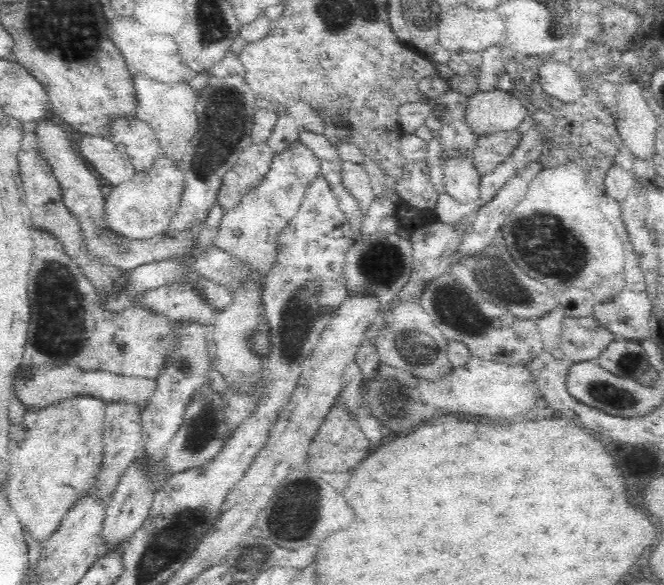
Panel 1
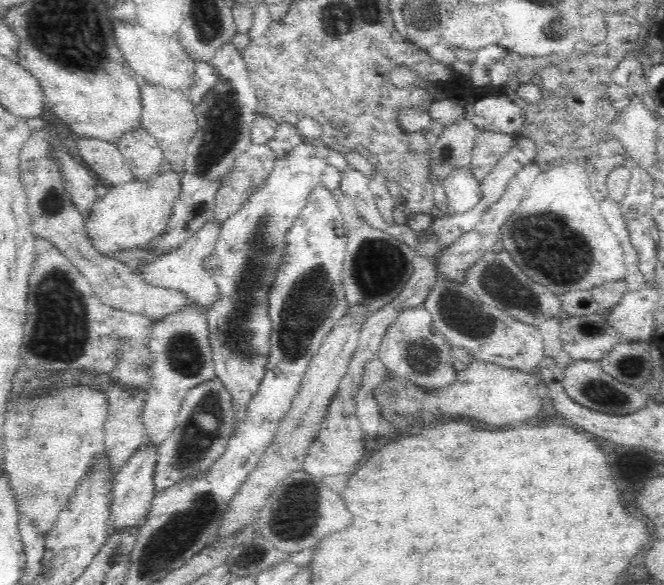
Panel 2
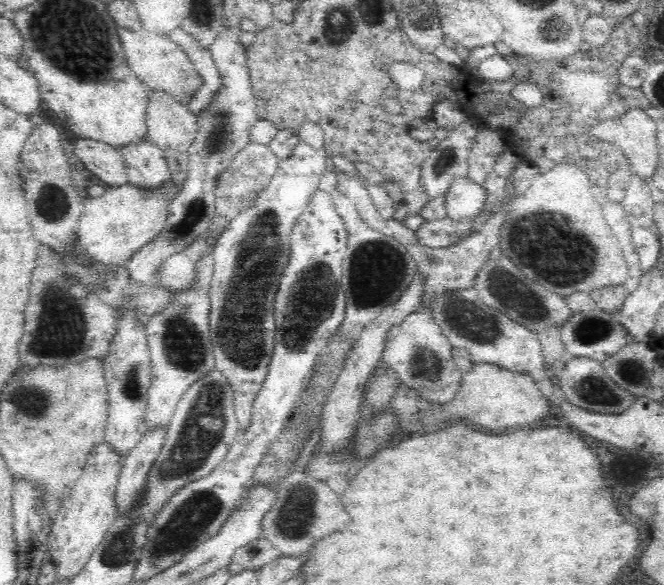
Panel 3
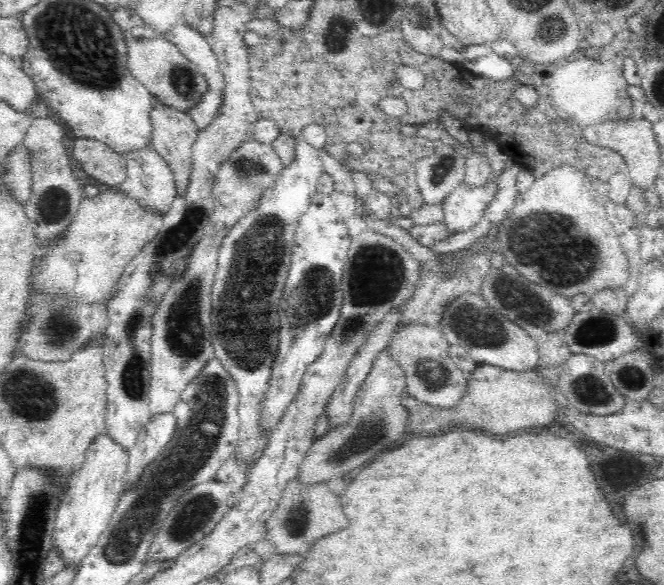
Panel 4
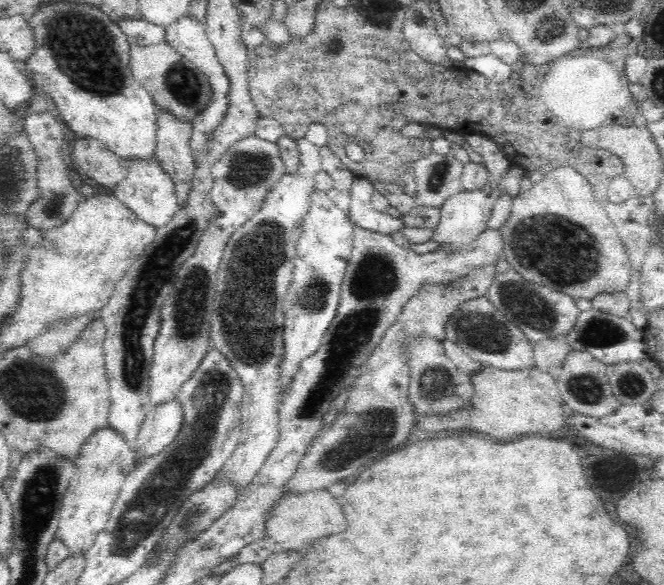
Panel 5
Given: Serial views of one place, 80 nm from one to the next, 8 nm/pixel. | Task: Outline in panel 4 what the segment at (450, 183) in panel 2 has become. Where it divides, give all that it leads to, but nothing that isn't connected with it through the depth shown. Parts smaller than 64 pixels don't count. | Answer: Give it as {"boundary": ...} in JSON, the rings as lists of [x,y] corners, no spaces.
{"boundary":[[[496,177],[484,186],[470,186],[462,182],[446,195],[442,202],[445,224],[451,229],[451,235],[470,230],[480,222],[490,201],[498,192]]]}

